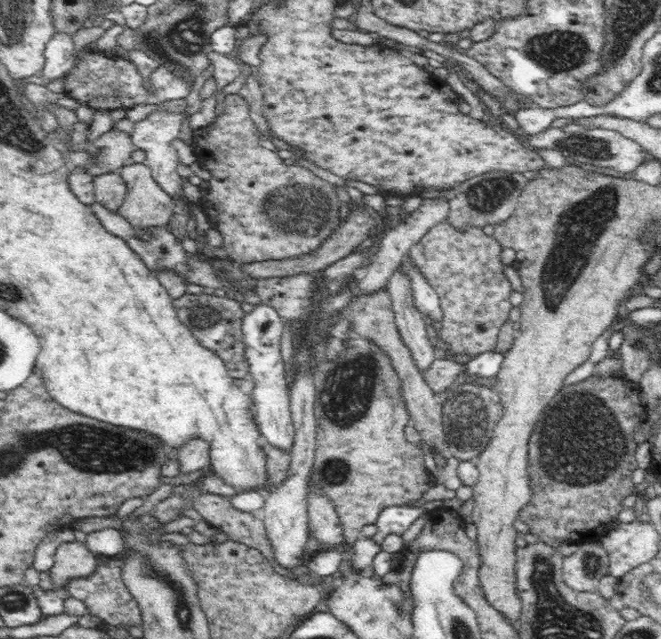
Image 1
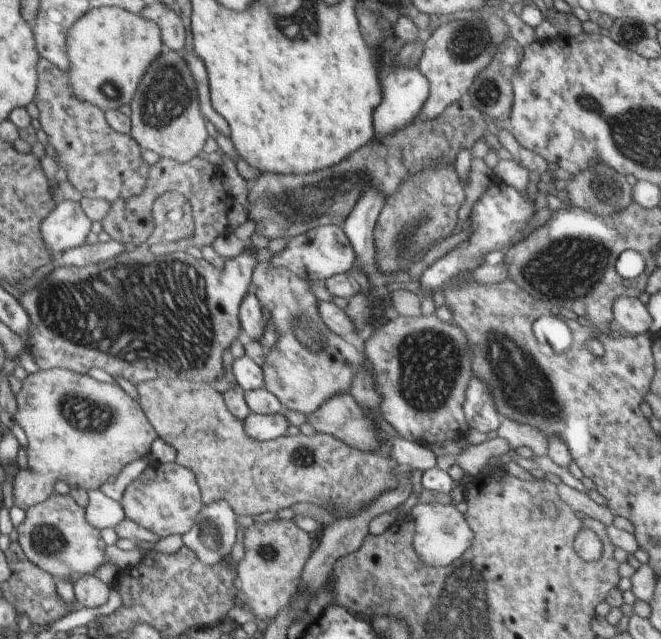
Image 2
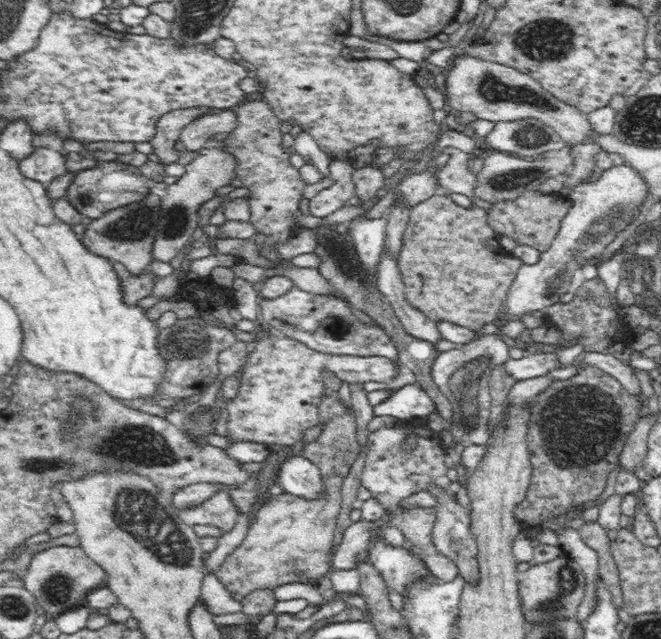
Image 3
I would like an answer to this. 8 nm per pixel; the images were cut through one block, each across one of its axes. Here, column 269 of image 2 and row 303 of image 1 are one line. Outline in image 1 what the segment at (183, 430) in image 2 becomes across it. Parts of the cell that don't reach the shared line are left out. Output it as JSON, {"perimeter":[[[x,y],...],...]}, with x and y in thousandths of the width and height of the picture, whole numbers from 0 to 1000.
{"perimeter":[[[678,344],[666,346],[655,354],[623,388],[619,391],[619,407],[628,419],[638,426],[640,435],[664,462],[666,480],[669,480],[669,501],[663,527],[681,541],[681,557],[699,562],[705,552],[717,556],[719,568],[725,559],[738,549],[747,549],[756,520],[756,510],[766,507],[776,480],[770,463],[775,460],[775,446],[764,430],[764,413],[756,408],[756,394],[761,385],[746,371],[734,366],[728,357],[708,355],[690,358]]]}

